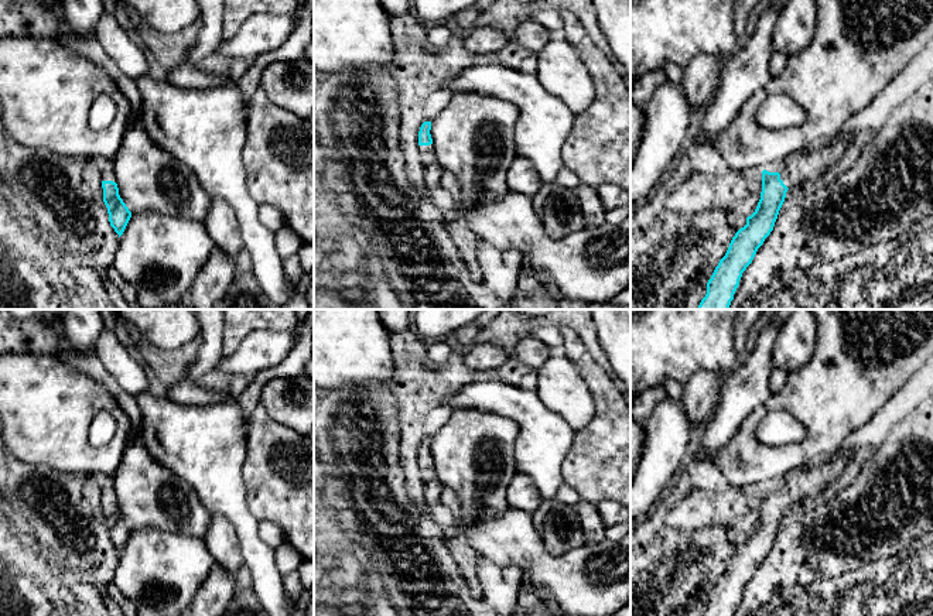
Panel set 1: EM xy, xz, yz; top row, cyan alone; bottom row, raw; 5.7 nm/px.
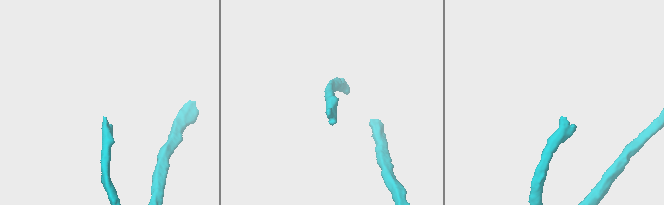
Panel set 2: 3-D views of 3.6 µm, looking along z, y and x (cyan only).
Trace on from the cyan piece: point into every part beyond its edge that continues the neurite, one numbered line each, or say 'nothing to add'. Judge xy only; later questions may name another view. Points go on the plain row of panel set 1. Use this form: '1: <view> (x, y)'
1: xy (108, 490)

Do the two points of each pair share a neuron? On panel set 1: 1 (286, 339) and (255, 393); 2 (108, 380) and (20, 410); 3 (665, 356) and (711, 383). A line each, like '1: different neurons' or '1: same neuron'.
1: different neurons
2: different neurons
3: different neurons

